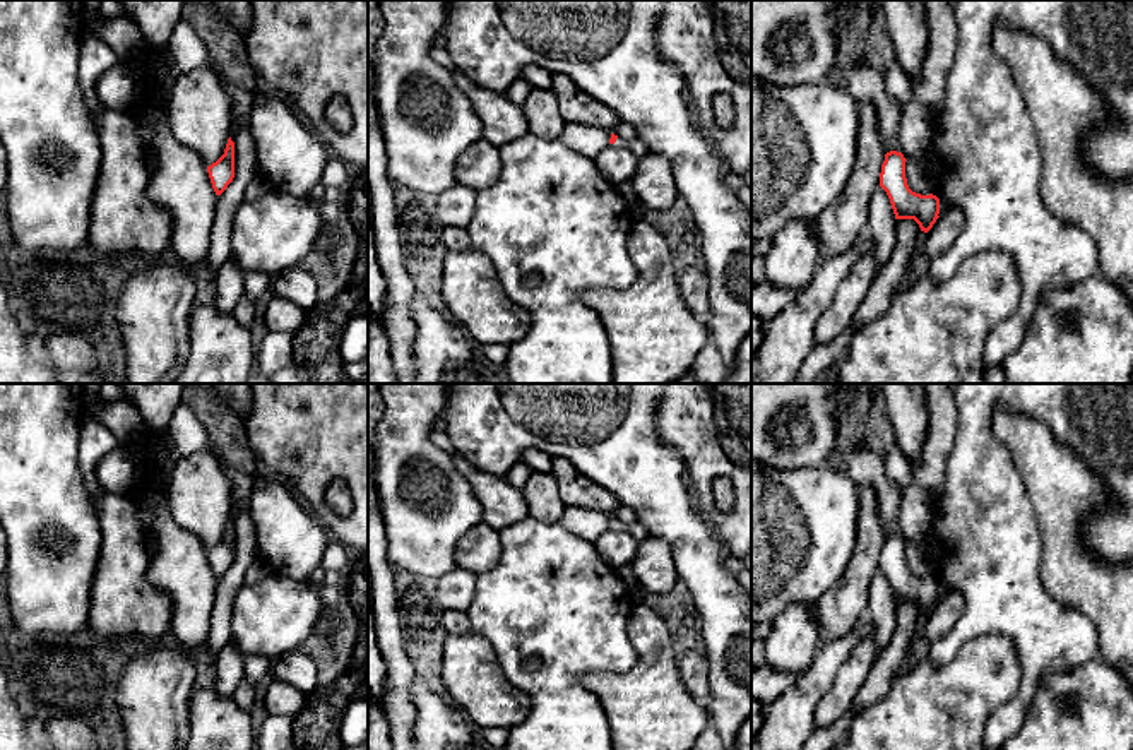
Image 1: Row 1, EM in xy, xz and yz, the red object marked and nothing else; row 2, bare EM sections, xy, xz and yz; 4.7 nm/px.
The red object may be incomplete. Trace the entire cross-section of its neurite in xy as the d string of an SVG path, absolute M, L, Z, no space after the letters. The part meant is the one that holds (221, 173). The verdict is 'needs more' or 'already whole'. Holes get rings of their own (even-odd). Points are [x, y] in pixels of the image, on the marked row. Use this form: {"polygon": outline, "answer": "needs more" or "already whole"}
{"polygon": "M228 139L224 154L207 166L207 173L216 195L221 195L234 178L234 142Z", "answer": "already whole"}

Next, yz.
{"polygon": "M887 152L881 164L880 187L890 199L895 219L914 219L921 231L928 233L940 217L940 199L933 193L921 195L909 188L905 161L902 152Z", "answer": "already whole"}

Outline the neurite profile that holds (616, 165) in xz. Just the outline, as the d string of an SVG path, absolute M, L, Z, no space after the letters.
M609 146L594 158L594 163L613 185L618 185L633 176L638 164L638 156L635 156L628 149L618 149Z

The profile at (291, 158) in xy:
M260 87L253 94L250 132L258 173L270 188L308 197L334 152L318 140L288 99Z

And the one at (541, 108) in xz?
M532 87L520 104L529 132L558 140L566 122L560 115L560 103L551 89Z

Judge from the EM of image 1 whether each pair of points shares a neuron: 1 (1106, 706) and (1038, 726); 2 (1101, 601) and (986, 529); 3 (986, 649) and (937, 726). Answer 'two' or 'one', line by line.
1: one
2: two
3: one

